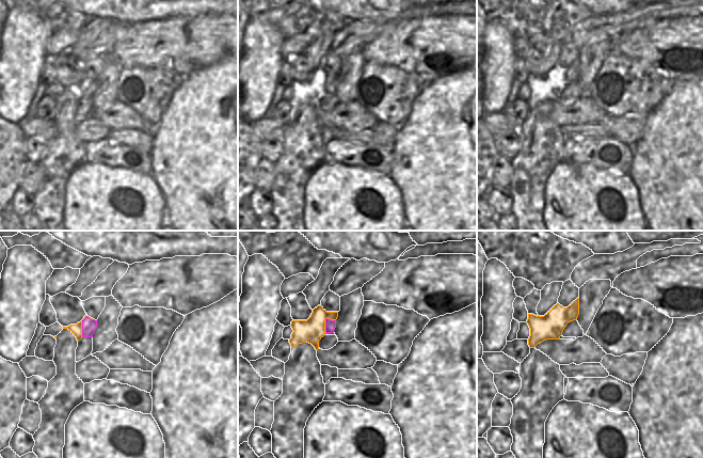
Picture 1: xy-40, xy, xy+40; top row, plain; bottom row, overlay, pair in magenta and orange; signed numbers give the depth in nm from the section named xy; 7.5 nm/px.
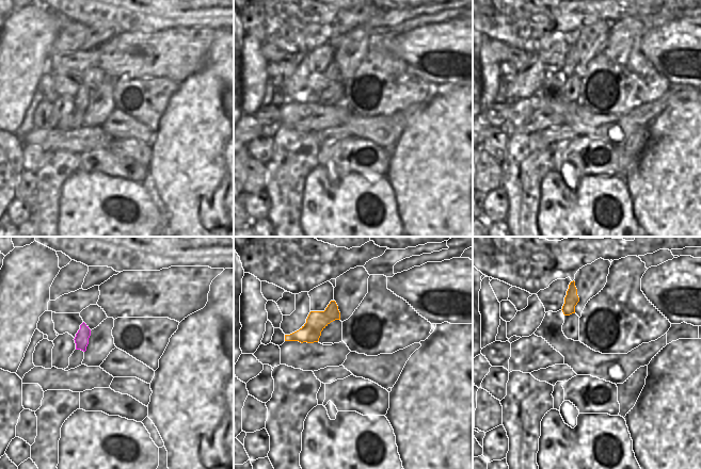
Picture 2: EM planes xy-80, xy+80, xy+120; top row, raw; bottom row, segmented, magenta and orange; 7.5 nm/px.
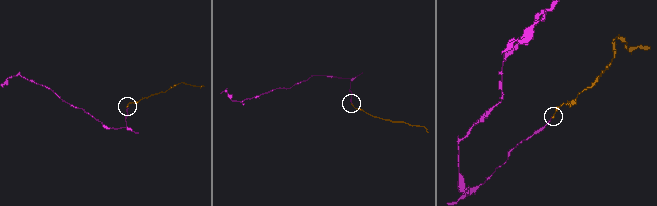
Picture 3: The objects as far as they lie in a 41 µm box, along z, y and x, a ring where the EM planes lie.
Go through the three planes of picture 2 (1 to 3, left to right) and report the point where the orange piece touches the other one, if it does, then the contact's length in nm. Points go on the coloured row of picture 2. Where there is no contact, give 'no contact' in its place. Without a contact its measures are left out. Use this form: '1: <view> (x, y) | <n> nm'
1: no contact
2: no contact
3: no contact

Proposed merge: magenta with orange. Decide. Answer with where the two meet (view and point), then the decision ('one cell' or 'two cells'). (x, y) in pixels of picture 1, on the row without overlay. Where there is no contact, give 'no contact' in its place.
xy (325, 82) | one cell

